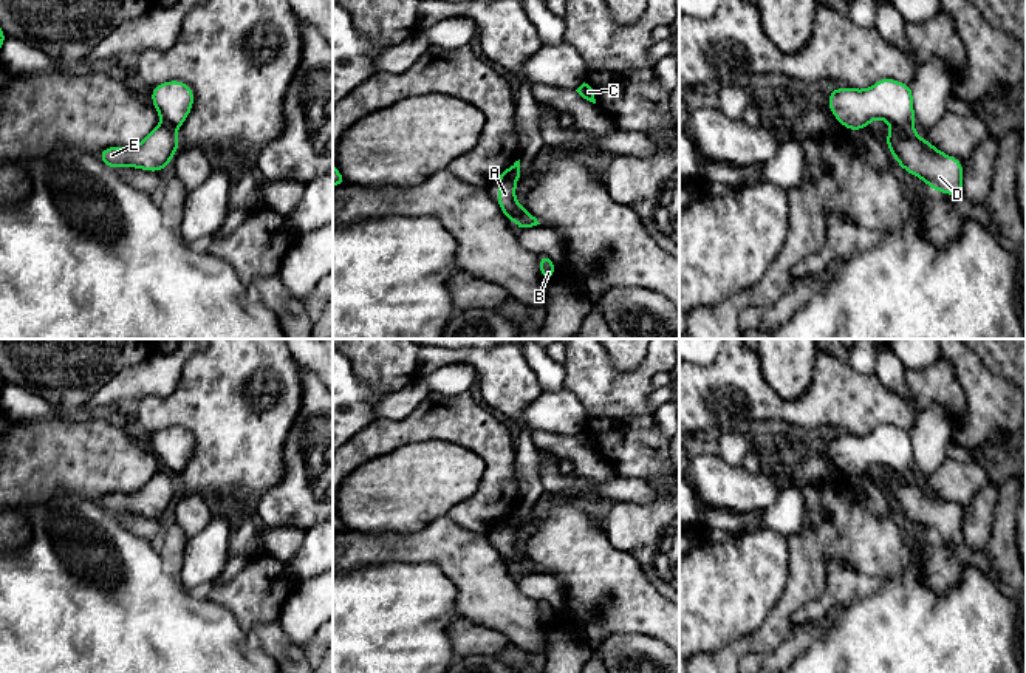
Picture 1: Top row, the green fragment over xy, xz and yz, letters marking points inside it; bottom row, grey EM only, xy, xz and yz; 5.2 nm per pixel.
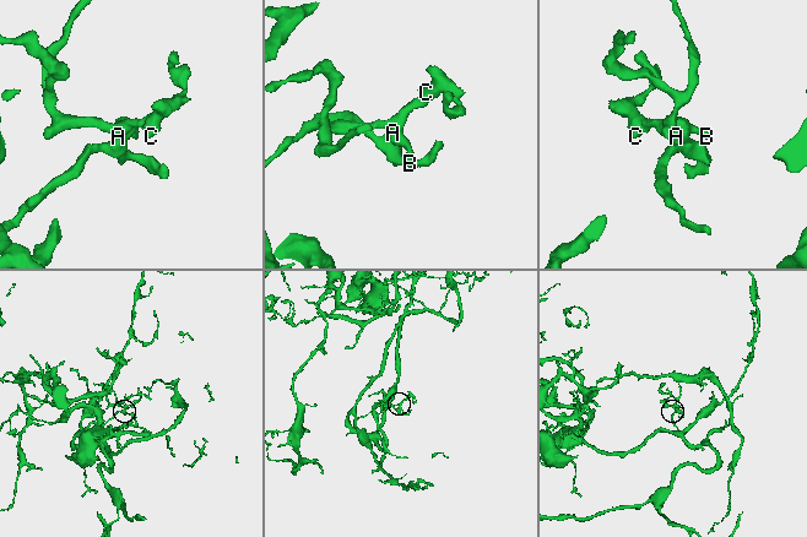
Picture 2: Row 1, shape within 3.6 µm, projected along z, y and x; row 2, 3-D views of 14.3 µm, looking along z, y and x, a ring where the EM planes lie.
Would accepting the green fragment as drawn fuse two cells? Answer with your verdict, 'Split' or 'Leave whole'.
Split

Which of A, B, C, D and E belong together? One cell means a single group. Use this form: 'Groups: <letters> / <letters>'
Groups: A D E / B C

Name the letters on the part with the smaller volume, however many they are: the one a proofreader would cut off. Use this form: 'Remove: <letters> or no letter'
Remove: B, C

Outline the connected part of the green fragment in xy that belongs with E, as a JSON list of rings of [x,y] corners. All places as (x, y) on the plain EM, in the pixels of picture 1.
[[[161,467],[139,490],[132,494],[113,492],[97,500],[97,504],[111,515],[133,514],[161,518],[173,506],[180,487],[176,480]]]

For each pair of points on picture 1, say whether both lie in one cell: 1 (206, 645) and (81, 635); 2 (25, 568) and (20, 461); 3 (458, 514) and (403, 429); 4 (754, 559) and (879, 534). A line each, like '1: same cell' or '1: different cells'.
1: same cell
2: different cells
3: same cell
4: different cells

